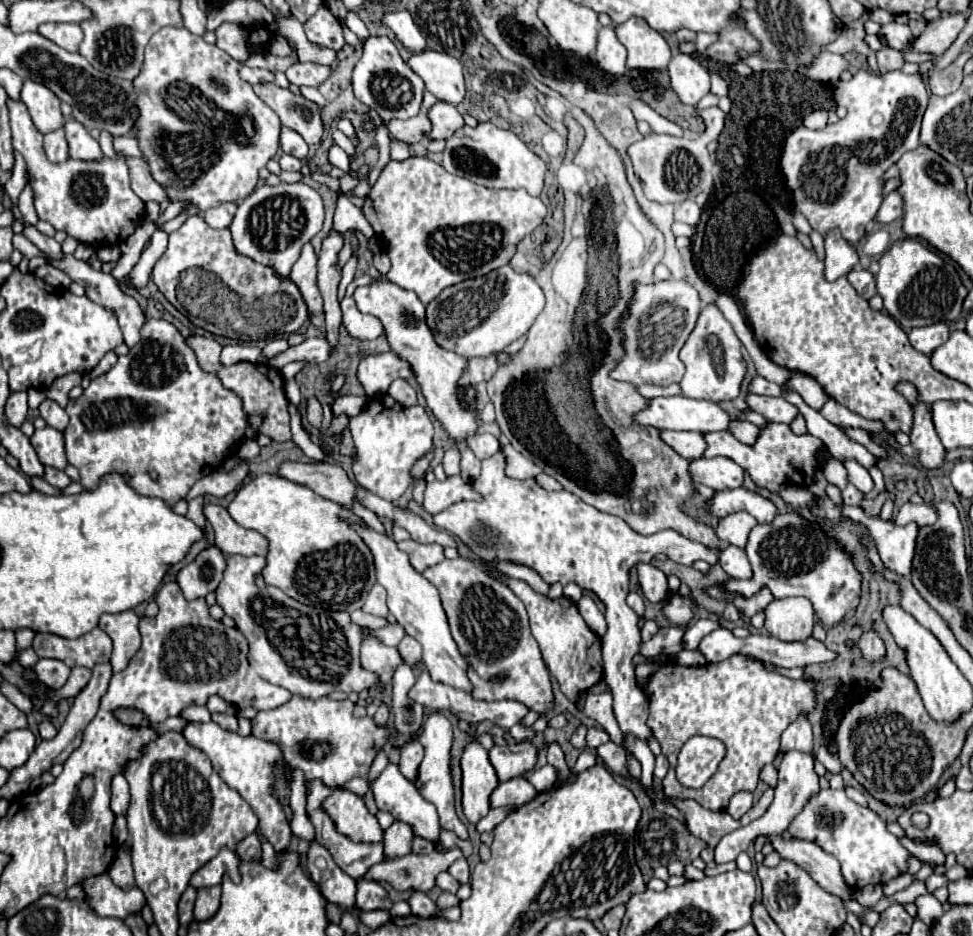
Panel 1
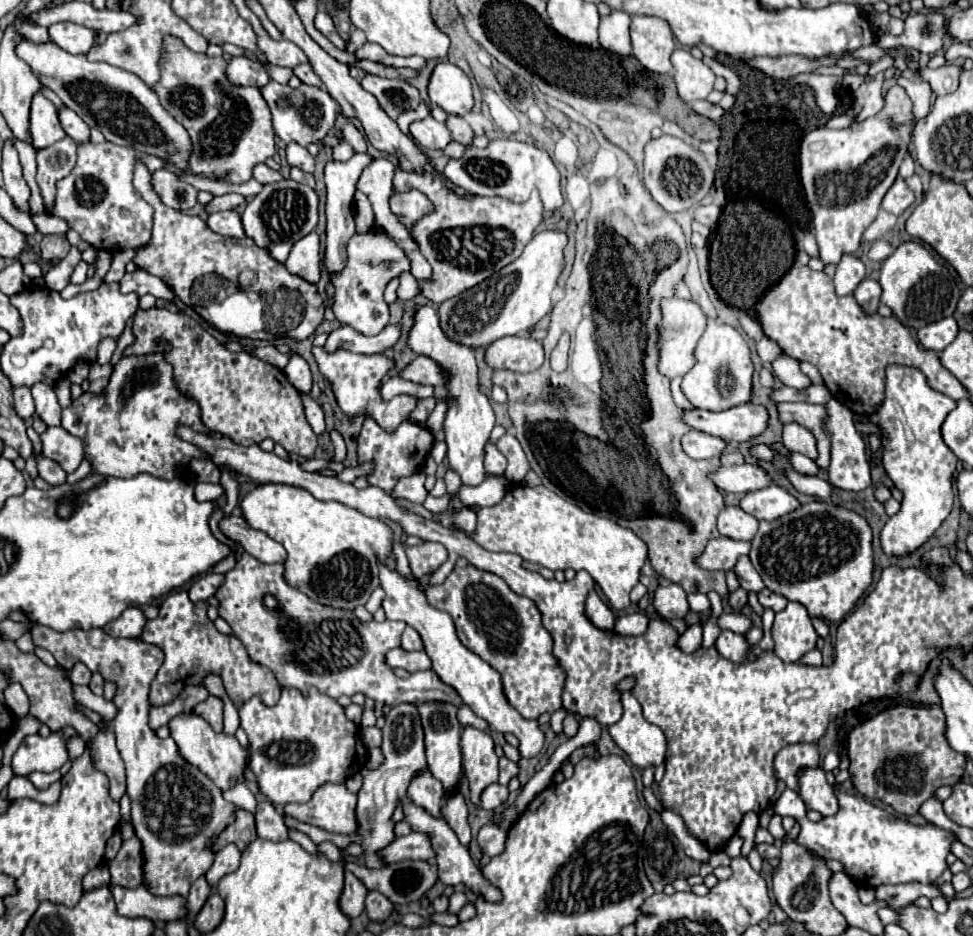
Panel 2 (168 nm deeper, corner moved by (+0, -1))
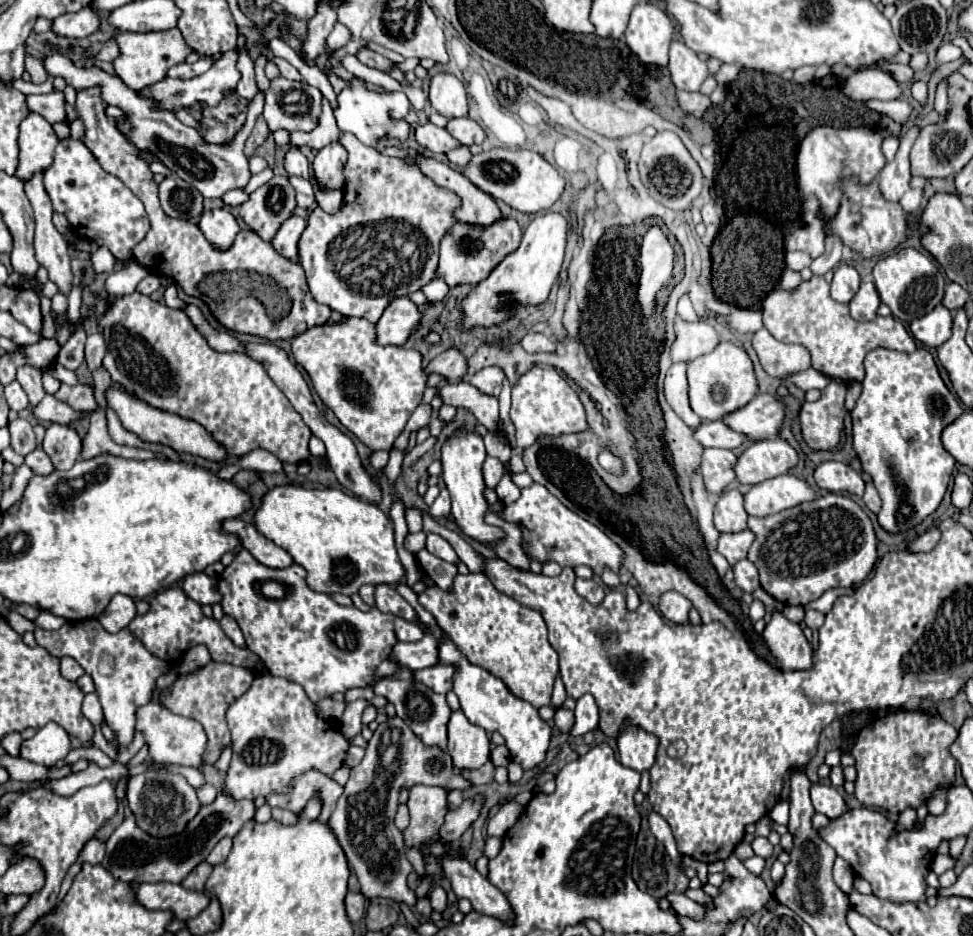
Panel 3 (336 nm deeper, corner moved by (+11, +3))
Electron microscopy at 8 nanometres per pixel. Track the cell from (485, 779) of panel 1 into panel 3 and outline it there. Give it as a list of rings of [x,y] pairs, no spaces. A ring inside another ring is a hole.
[[[456,710],[452,712],[450,722],[448,722],[448,752],[456,768],[480,768],[482,764],[490,760],[490,738],[484,728],[470,724],[464,712]]]

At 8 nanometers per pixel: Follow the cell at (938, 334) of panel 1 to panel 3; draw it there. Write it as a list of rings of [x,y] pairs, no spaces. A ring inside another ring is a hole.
[[[942,304],[910,324],[910,332],[928,348],[938,348],[952,336],[952,314]]]

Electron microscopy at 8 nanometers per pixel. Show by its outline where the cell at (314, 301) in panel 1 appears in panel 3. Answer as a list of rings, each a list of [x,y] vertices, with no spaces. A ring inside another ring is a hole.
[[[290,216],[282,222],[276,236],[272,238],[272,246],[276,252],[286,256],[288,260],[298,260],[298,236],[304,232],[306,220],[302,216]]]

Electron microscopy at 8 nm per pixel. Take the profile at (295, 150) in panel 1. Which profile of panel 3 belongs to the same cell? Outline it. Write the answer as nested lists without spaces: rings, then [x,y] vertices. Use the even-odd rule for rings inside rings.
[[[290,148],[290,150],[286,152],[284,168],[286,168],[286,172],[288,172],[290,176],[302,176],[302,178],[306,178],[306,180],[310,180],[310,182],[314,180],[312,168],[310,168],[306,156],[304,156],[298,148]]]

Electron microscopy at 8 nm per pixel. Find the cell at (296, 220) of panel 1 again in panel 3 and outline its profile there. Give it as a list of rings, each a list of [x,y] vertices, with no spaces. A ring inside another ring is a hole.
[[[274,176],[270,182],[250,194],[250,200],[240,206],[244,222],[270,242],[278,232],[282,220],[292,216],[296,208],[296,194],[286,176]]]

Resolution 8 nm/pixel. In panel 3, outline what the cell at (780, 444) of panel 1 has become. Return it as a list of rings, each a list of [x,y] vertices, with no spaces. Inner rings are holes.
[[[706,448],[702,454],[700,462],[700,472],[704,476],[706,490],[714,496],[720,496],[722,490],[736,480],[734,474],[734,464],[736,456],[732,450],[716,450],[716,448]]]

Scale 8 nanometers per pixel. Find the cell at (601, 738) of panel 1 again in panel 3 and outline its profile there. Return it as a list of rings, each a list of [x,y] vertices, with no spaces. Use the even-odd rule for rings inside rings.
[[[584,694],[576,700],[574,714],[576,714],[576,724],[570,732],[572,736],[584,736],[598,728],[598,706],[592,694]]]

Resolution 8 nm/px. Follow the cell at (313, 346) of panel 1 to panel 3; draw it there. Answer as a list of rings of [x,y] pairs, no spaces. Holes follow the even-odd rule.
[[[398,298],[390,308],[384,310],[378,320],[378,344],[396,344],[402,346],[418,328],[422,312],[410,298]]]

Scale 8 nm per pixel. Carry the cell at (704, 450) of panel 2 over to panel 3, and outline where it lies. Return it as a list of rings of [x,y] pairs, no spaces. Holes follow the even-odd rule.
[[[702,422],[702,426],[694,432],[694,438],[704,446],[704,448],[738,448],[748,438],[740,432],[730,430],[724,422]]]

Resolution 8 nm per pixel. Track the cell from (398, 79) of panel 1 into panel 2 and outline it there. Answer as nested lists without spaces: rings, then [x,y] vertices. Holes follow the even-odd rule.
[[[365,74],[359,78],[359,84],[377,98],[379,106],[391,120],[397,120],[401,112],[415,110],[421,102],[419,90],[407,80],[389,80],[377,74]]]

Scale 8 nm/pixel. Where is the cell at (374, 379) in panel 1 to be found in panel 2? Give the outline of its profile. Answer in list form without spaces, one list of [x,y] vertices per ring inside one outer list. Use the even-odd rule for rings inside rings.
[[[417,356],[415,360],[411,360],[401,370],[399,376],[403,380],[427,384],[427,386],[443,386],[445,384],[445,376],[441,376],[441,368],[437,368],[437,364],[433,364],[433,360],[429,360],[427,356]]]

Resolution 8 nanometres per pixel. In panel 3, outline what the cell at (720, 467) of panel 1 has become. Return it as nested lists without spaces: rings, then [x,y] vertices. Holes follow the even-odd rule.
[[[784,440],[754,442],[736,462],[736,476],[742,484],[760,484],[768,478],[786,474],[798,464],[798,452]]]

